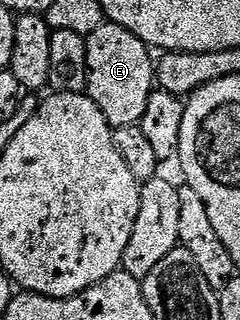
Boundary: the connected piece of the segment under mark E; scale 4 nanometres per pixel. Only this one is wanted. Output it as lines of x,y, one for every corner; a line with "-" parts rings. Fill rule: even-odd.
103,23
94,33
88,34
87,96
97,104
99,111
103,111
113,129
135,125
143,119
143,111
147,111
147,101
155,88
155,57
152,55
150,46
144,45
122,25

